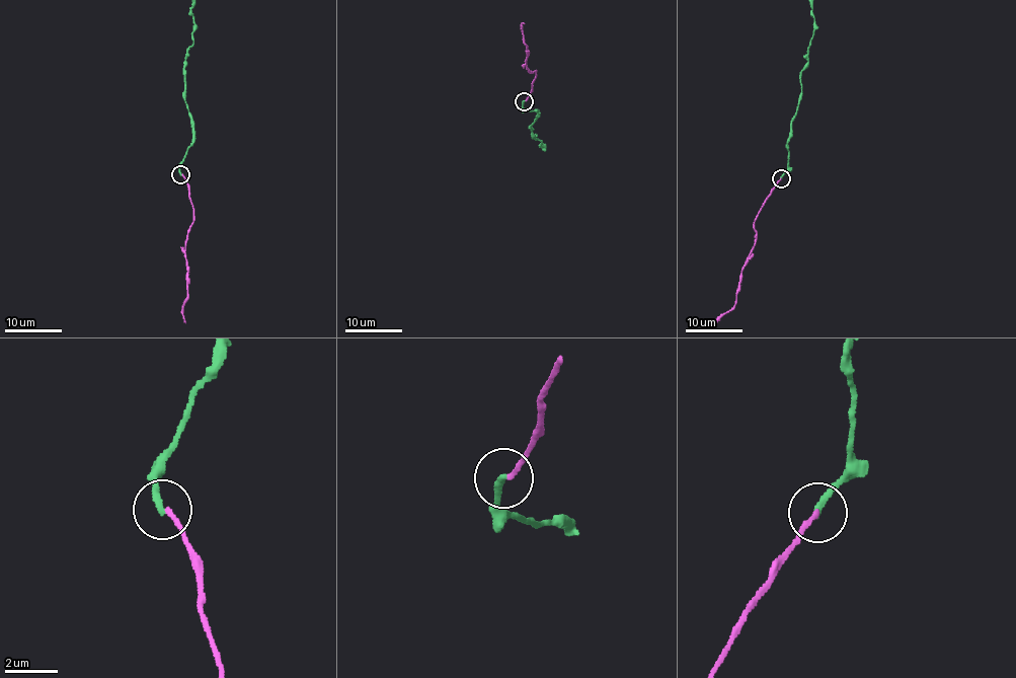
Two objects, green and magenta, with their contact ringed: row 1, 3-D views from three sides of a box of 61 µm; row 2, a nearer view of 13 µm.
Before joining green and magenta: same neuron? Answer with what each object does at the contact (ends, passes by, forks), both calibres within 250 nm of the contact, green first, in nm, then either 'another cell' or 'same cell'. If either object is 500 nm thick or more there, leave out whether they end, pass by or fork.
green ends | magenta ends | 260/190 nm | another cell

